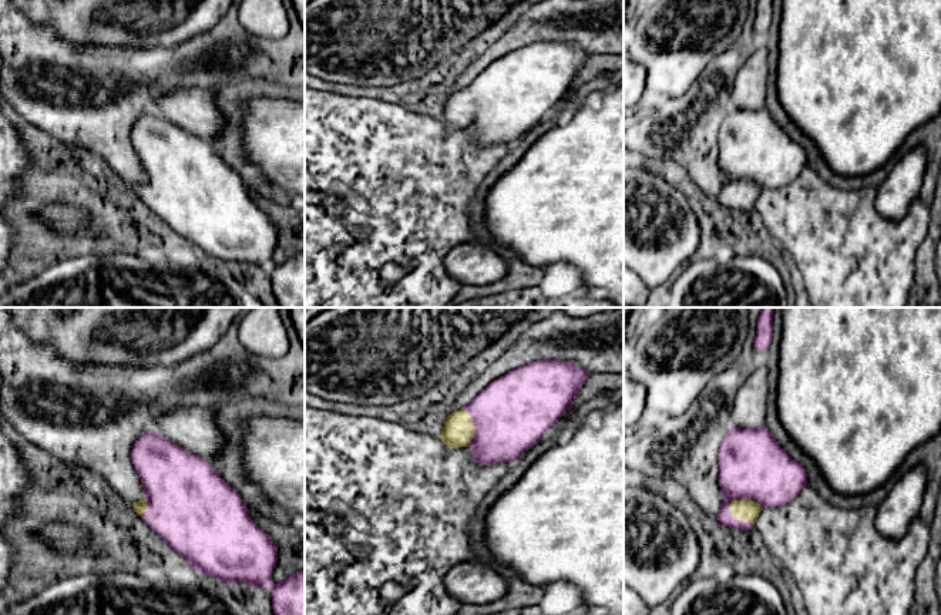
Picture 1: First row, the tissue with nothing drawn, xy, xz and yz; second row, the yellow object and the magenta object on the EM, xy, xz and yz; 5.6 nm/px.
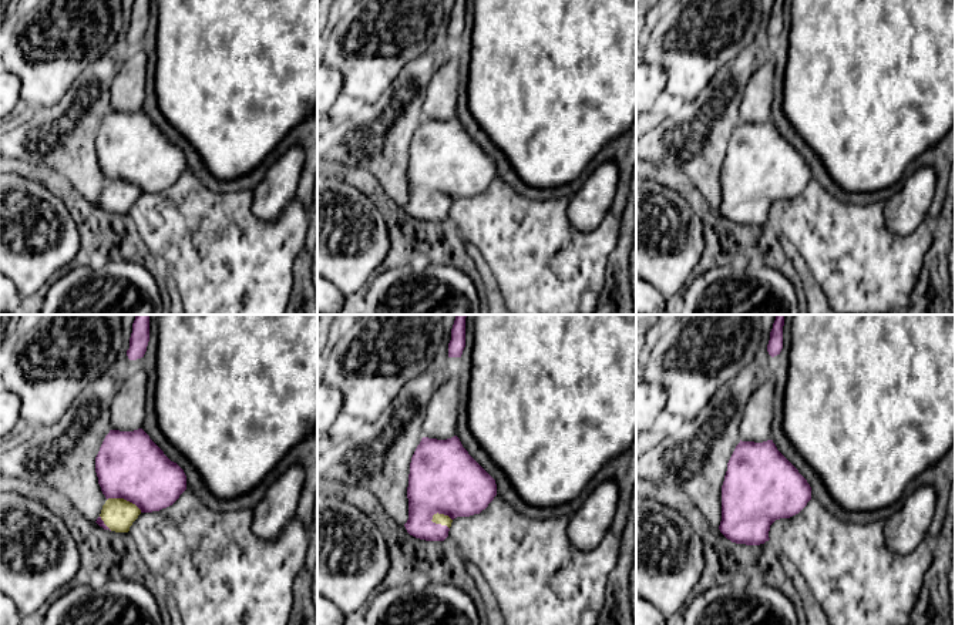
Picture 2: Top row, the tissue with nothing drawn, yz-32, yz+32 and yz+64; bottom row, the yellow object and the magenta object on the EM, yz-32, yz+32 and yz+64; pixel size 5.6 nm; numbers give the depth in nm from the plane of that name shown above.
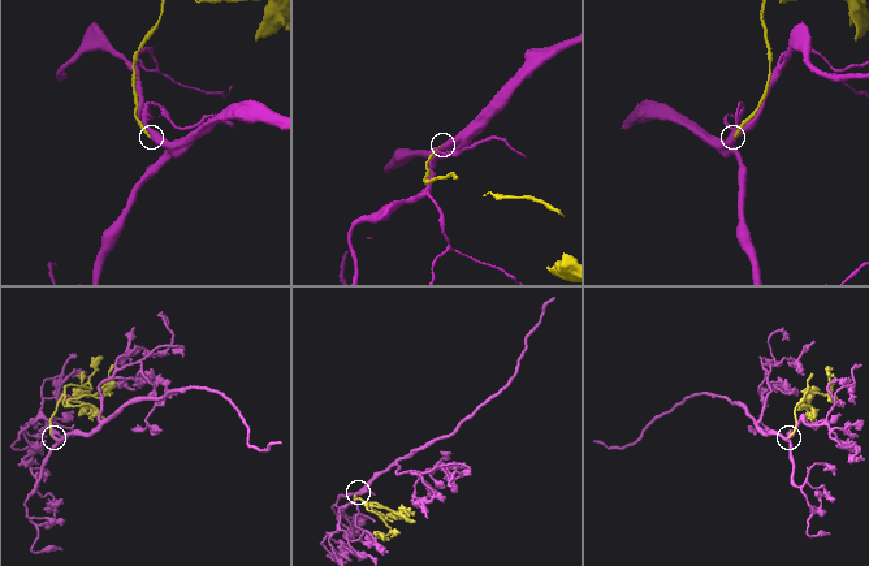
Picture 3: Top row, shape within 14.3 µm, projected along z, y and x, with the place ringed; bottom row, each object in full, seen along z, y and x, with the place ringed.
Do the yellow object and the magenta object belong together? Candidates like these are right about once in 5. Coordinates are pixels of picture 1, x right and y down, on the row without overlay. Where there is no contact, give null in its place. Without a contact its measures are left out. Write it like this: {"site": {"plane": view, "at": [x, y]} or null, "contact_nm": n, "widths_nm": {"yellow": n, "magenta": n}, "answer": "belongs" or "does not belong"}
{"site": {"plane": "yz", "at": [735, 198]}, "contact_nm": 200, "widths_nm": {"yellow": 130, "magenta": 280}, "answer": "belongs"}

